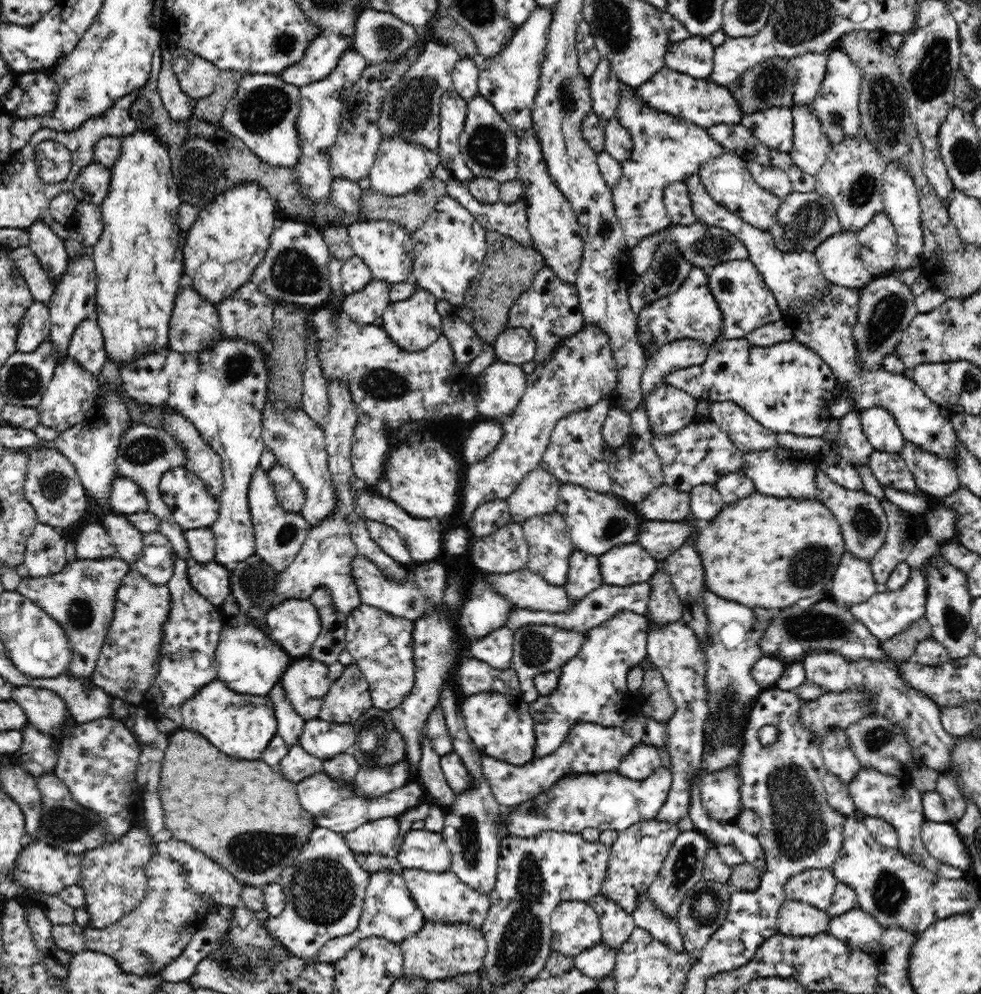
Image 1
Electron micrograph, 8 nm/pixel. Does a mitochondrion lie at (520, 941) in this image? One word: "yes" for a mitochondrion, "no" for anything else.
yes

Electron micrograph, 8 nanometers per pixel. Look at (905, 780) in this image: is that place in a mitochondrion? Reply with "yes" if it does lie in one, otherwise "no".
no

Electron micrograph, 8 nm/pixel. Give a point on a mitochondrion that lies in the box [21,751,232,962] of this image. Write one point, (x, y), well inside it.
(62, 825)

